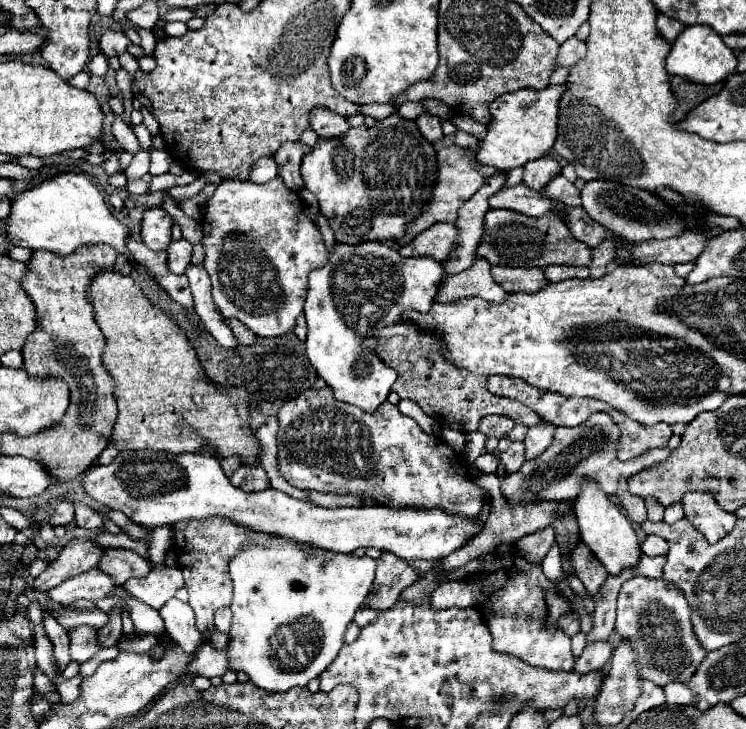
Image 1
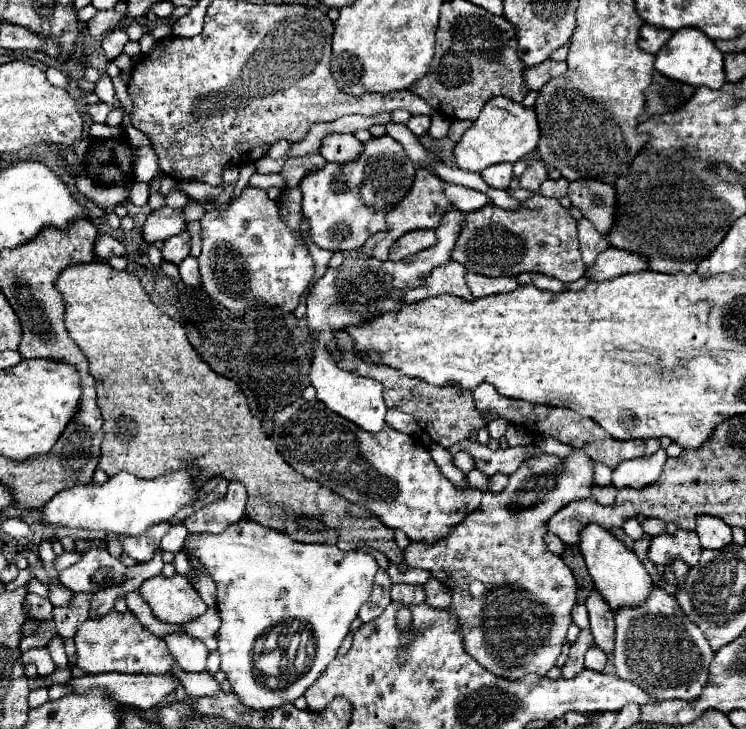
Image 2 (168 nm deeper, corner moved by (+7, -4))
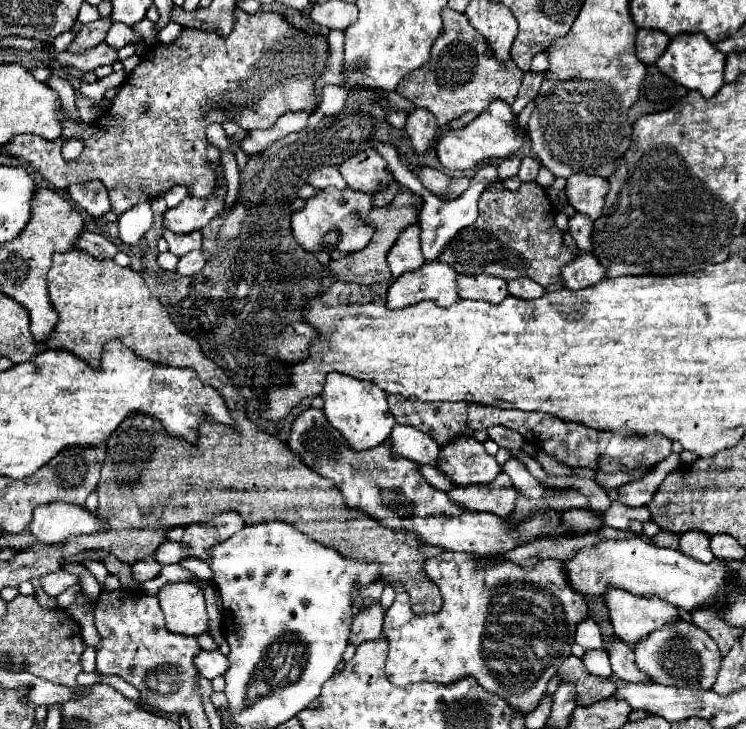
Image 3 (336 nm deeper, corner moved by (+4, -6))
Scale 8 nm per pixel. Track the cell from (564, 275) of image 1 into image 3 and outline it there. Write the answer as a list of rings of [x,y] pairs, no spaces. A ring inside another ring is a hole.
[[[516,278],[508,282],[508,292],[516,298],[540,298],[546,294],[546,290],[530,278]]]

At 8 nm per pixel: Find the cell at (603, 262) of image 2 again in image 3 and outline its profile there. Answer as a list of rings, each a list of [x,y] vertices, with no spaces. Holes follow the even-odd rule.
[[[580,254],[574,262],[570,262],[570,266],[564,266],[562,270],[562,284],[570,290],[594,286],[602,282],[602,278],[606,278],[606,268],[594,254]]]

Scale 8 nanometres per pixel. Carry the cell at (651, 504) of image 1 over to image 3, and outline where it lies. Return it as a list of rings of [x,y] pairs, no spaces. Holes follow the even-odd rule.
[[[660,530],[656,536],[652,536],[652,542],[656,546],[664,546],[664,548],[678,548],[678,540],[680,540],[678,534],[666,532],[666,530]]]

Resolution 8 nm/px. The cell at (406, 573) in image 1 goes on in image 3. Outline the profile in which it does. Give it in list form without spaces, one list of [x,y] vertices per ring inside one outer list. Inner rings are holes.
[[[372,600],[368,606],[362,606],[354,616],[350,642],[358,646],[366,640],[378,638],[382,632],[382,620],[384,620],[384,608],[380,600]]]

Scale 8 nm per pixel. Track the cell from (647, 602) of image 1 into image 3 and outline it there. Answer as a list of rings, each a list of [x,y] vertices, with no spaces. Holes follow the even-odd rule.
[[[676,620],[674,624],[650,632],[646,638],[636,642],[632,650],[636,656],[638,670],[644,670],[644,674],[652,682],[674,688],[710,690],[722,662],[722,654],[716,642],[704,630],[696,628],[692,622],[686,620]]]

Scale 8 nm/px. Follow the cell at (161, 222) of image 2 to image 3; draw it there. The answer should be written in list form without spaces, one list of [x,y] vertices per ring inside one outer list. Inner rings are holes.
[[[222,180],[222,190],[218,196],[210,196],[208,200],[186,198],[180,206],[170,208],[162,216],[162,226],[174,234],[190,234],[194,230],[202,230],[214,216],[218,216],[224,208],[226,180]]]

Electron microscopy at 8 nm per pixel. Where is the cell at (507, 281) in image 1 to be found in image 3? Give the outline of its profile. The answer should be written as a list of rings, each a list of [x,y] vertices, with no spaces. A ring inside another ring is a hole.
[[[488,274],[460,276],[458,292],[464,300],[484,300],[490,304],[498,304],[508,296],[508,284],[502,278],[492,278]]]

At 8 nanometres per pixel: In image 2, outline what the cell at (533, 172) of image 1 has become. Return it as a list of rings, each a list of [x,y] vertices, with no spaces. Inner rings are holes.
[[[533,160],[531,166],[519,178],[521,186],[525,190],[531,190],[533,196],[527,198],[525,202],[521,202],[519,210],[503,210],[503,208],[497,208],[495,204],[487,204],[485,208],[479,208],[479,212],[469,212],[467,222],[451,252],[451,260],[465,266],[469,272],[477,272],[483,276],[517,276],[521,272],[539,272],[539,274],[557,278],[561,282],[579,280],[585,274],[585,264],[583,264],[581,252],[579,252],[577,222],[573,220],[569,210],[559,204],[557,198],[545,198],[539,194],[539,186],[545,180],[547,180],[545,164]]]

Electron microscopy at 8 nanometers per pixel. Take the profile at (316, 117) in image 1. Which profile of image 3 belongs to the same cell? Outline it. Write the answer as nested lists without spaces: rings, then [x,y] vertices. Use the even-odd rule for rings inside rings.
[[[372,148],[346,158],[338,166],[338,170],[350,188],[362,192],[374,192],[376,188],[386,186],[392,180],[386,160]]]

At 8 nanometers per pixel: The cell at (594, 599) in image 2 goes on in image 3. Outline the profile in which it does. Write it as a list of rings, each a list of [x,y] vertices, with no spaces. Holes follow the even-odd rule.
[[[614,636],[608,640],[606,648],[608,648],[612,672],[616,678],[620,678],[624,682],[650,682],[648,676],[636,668],[634,652],[626,642],[620,642],[620,638]]]

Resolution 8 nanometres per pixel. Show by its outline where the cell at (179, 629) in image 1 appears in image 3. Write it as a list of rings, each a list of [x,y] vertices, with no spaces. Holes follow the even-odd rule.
[[[200,650],[196,656],[194,656],[194,666],[198,668],[198,672],[212,680],[220,674],[226,672],[228,668],[228,658],[222,656],[218,650]]]

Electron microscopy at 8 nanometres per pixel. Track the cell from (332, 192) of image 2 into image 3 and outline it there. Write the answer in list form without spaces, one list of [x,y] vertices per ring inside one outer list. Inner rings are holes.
[[[350,186],[344,190],[338,188],[324,188],[318,190],[316,196],[308,198],[304,208],[292,214],[292,232],[296,240],[308,250],[308,252],[356,252],[362,250],[374,236],[374,228],[366,224],[368,212],[374,208],[374,192],[364,194],[358,190],[352,190]]]

